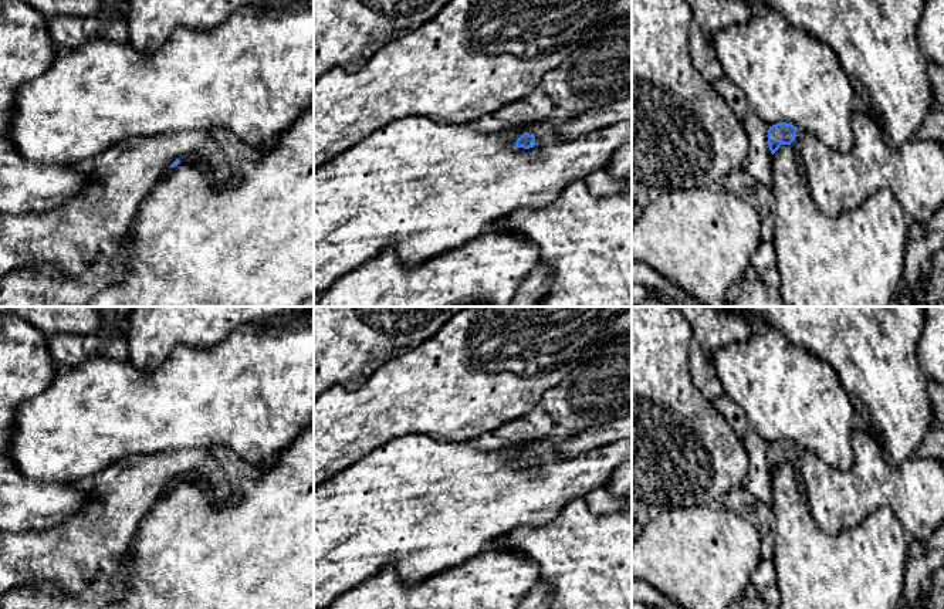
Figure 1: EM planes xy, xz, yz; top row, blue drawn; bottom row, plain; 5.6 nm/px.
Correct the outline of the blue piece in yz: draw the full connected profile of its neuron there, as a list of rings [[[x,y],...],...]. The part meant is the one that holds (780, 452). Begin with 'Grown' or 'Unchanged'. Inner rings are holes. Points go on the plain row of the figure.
Grown. [[[781,440],[769,444],[768,447],[768,463],[774,473],[781,463],[791,463],[795,474],[801,471],[801,456],[803,449],[798,447],[792,441]]]

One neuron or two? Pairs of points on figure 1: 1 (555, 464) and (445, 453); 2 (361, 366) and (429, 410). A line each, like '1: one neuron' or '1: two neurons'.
1: one neuron
2: two neurons

